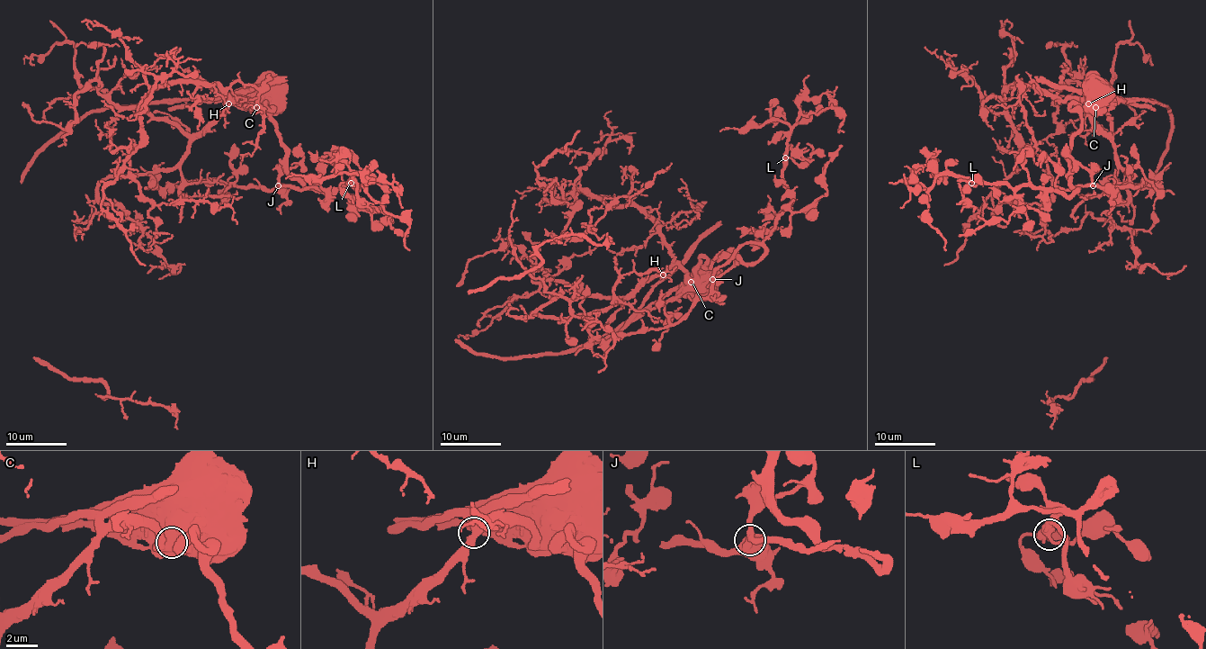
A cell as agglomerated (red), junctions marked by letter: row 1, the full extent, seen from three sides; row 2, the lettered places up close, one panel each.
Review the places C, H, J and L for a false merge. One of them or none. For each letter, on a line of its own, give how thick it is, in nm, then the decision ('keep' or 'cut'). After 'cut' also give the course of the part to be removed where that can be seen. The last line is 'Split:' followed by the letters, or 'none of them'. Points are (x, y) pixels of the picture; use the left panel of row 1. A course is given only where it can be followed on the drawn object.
C: 1000 nm | cut | (257, 107), (97, 108), (22, 183), (33, 356), (97, 379), (102, 397), (166, 406), (177, 428)
H: 440 nm | keep
J: 360 nm | keep
L: 420 nm | keep
Split: C

